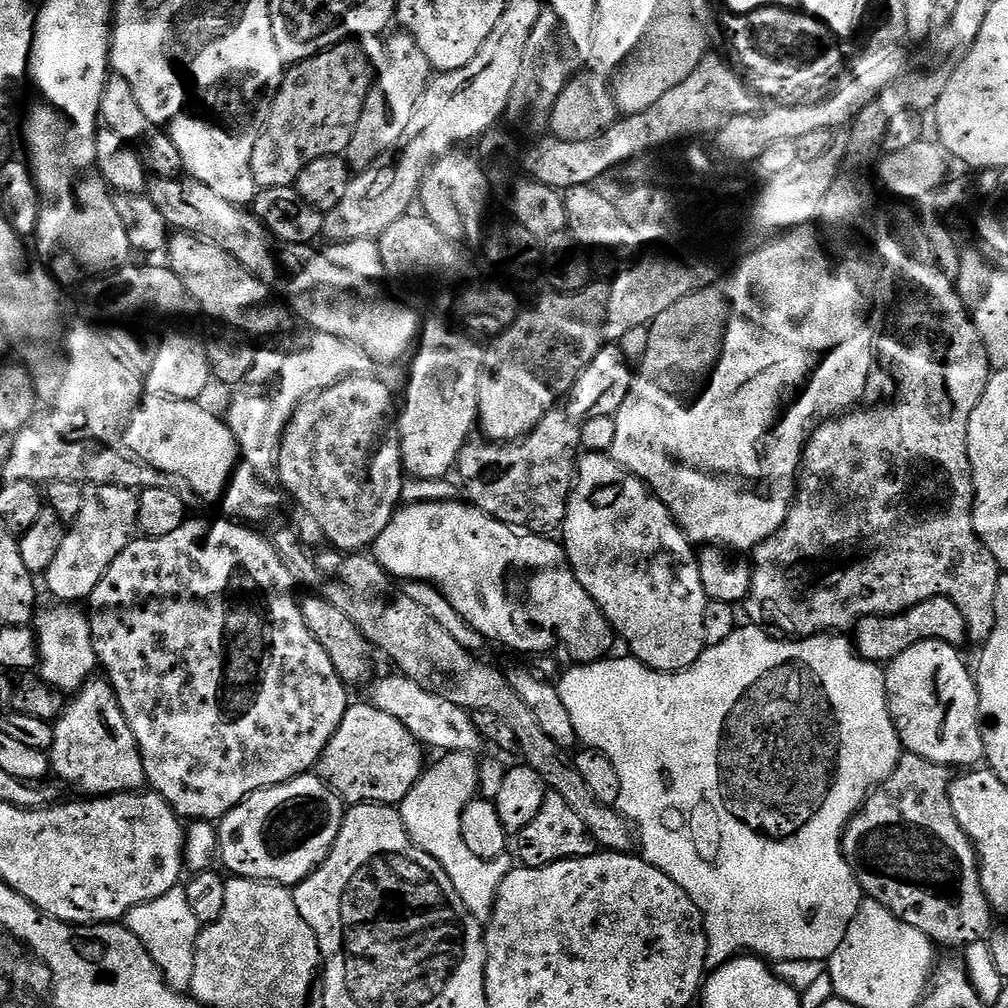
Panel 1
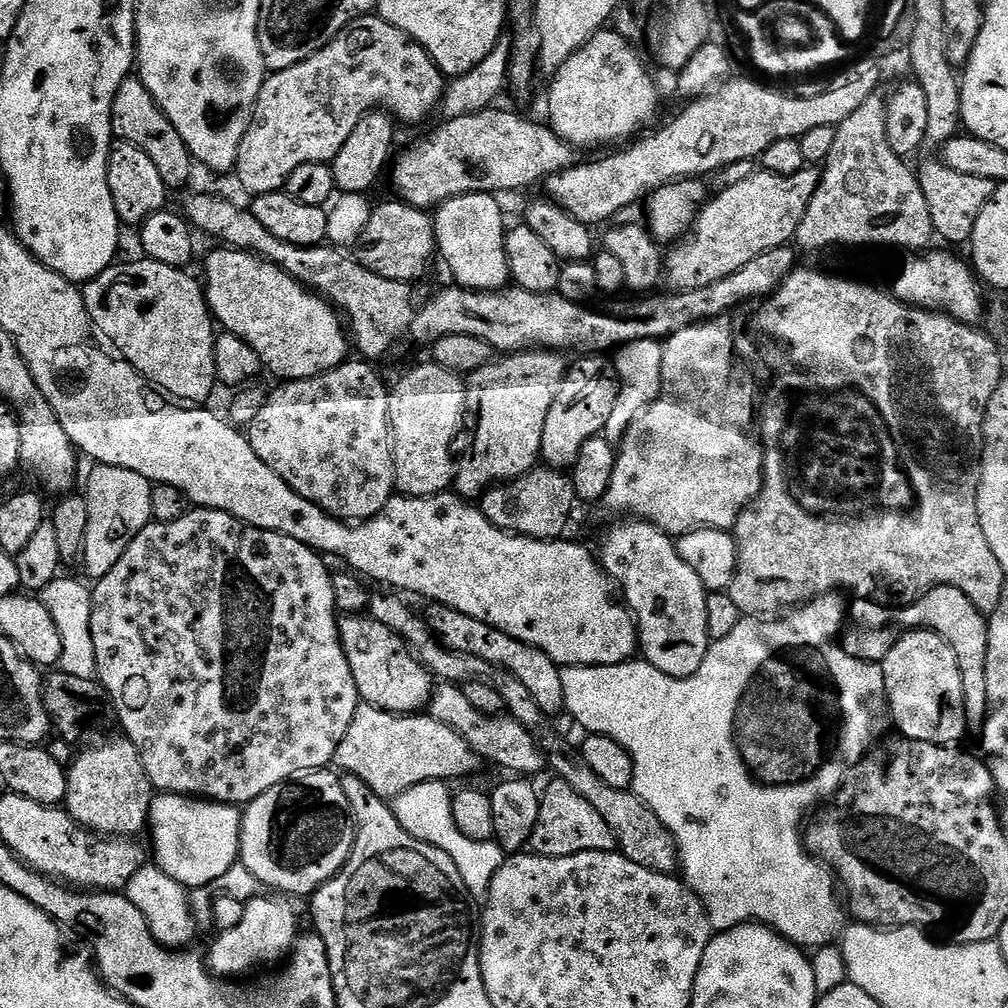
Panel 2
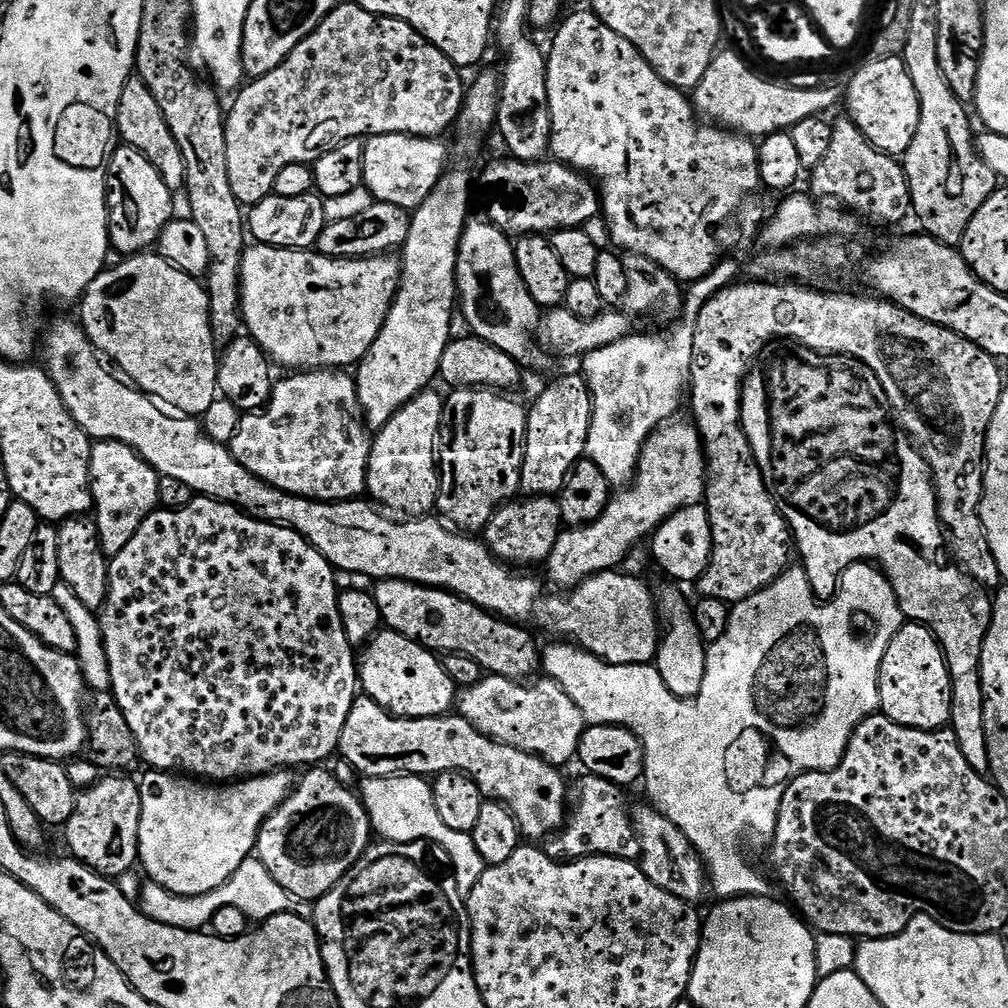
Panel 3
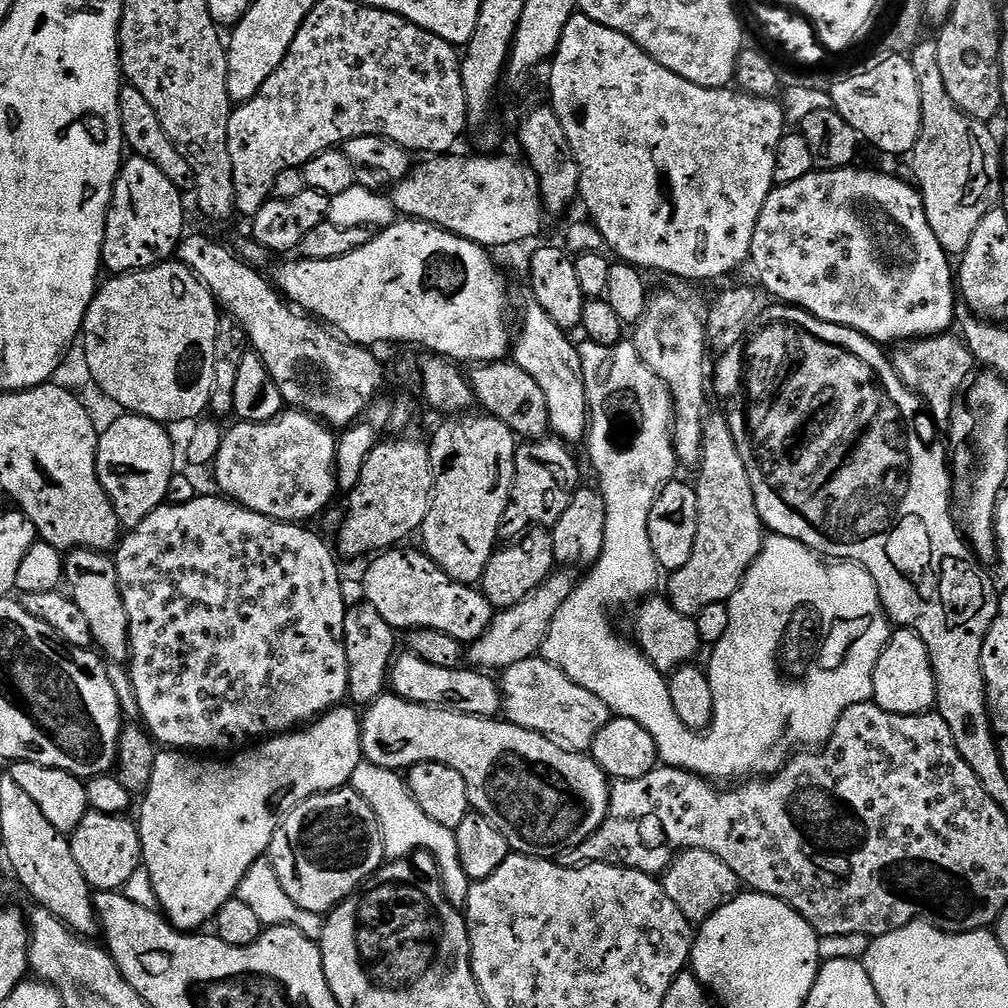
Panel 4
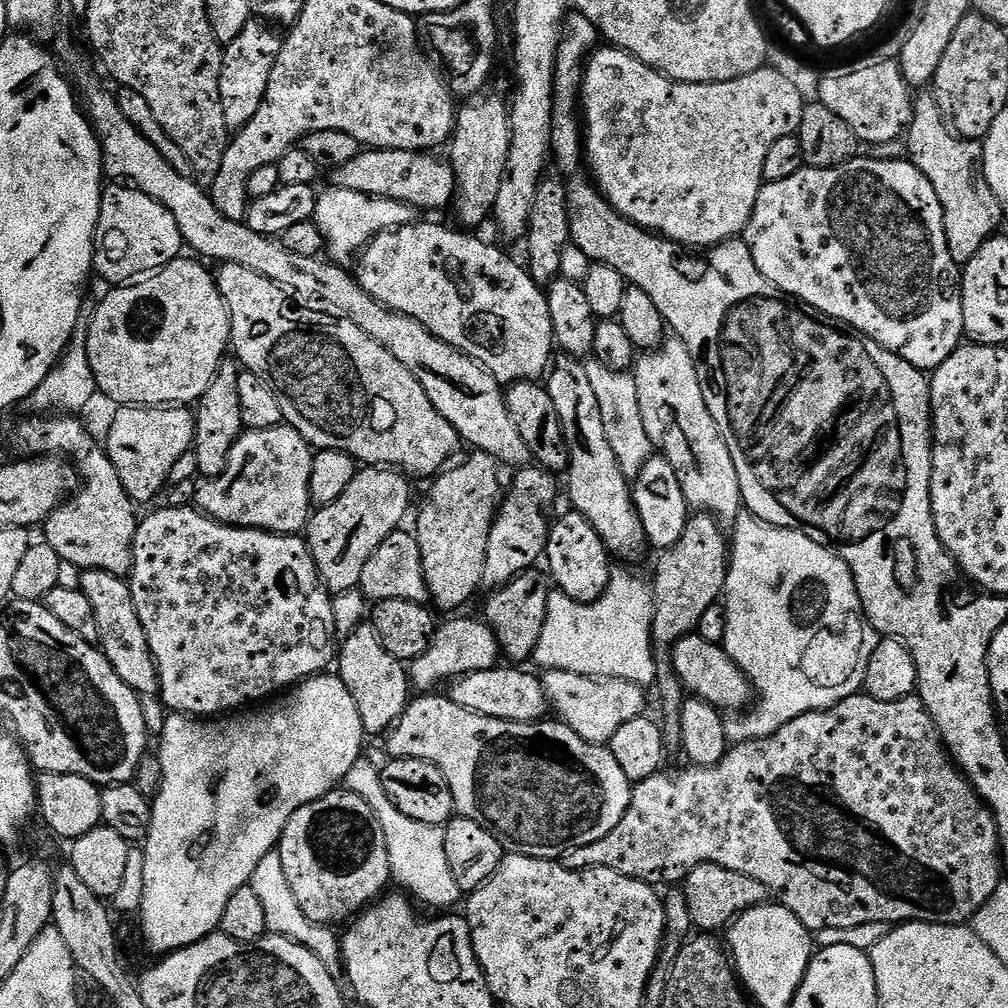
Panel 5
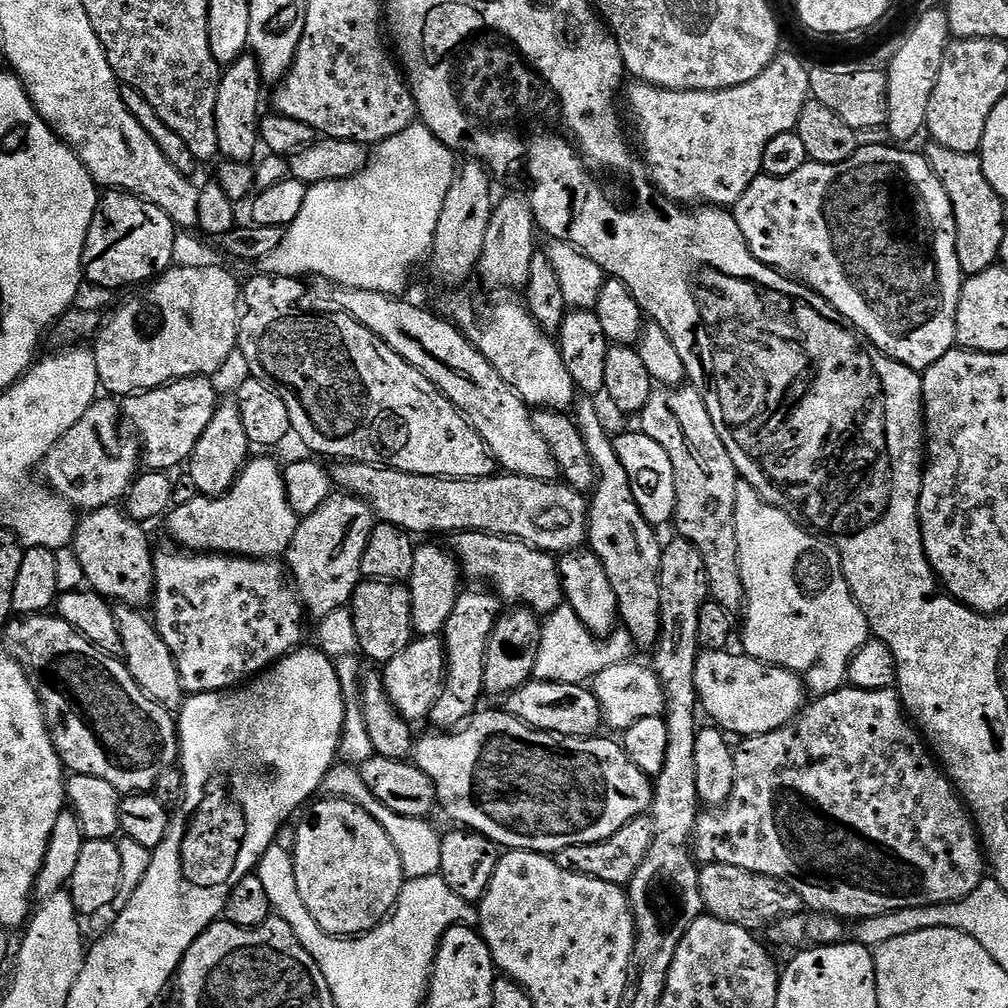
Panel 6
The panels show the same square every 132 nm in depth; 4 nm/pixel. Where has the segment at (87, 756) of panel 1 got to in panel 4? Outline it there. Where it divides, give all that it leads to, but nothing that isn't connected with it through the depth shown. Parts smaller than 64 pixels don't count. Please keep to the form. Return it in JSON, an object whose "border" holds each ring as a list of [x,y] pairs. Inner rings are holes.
{"border":[[[89,811],[78,826],[70,833],[74,862],[93,890],[115,892],[123,889],[124,883],[142,866],[140,850],[140,829],[135,819],[128,820],[127,815],[111,816],[101,812]]]}

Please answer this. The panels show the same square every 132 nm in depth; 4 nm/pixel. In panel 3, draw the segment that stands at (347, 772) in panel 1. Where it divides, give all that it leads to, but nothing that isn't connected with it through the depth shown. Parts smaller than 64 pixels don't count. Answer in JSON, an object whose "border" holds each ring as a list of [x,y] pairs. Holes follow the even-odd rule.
{"border":[[[360,694],[357,695],[354,706],[350,710],[350,714],[346,714],[346,726],[342,726],[342,738],[340,739],[340,747],[338,749],[339,755],[342,757],[343,763],[349,764],[356,769],[361,777],[371,778],[373,776],[423,776],[425,778],[435,778],[442,772],[464,772],[471,778],[478,786],[478,790],[490,800],[497,800],[498,803],[504,804],[509,810],[510,814],[514,814],[514,818],[520,827],[521,837],[530,839],[532,842],[540,842],[543,836],[548,836],[559,833],[566,823],[566,813],[570,808],[570,796],[568,800],[568,784],[564,781],[564,776],[559,767],[554,764],[547,764],[547,762],[540,756],[531,756],[522,750],[514,750],[514,746],[506,746],[500,744],[496,740],[491,740],[489,736],[483,736],[469,720],[463,720],[459,714],[449,714],[447,716],[435,716],[434,718],[418,718],[417,720],[401,720],[390,713],[382,706],[378,706],[369,696]]]}

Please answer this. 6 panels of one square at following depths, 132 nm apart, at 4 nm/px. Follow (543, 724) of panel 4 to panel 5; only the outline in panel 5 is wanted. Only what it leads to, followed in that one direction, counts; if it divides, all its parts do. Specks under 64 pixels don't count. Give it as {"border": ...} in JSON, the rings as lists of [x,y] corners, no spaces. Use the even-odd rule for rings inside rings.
{"border":[[[554,670],[543,673],[542,683],[544,692],[548,695],[551,711],[587,744],[611,745],[614,734],[618,734],[619,728],[626,726],[626,722],[634,722],[634,718],[643,716],[646,712],[645,689],[622,678],[602,680],[594,676],[570,674],[566,670]]]}

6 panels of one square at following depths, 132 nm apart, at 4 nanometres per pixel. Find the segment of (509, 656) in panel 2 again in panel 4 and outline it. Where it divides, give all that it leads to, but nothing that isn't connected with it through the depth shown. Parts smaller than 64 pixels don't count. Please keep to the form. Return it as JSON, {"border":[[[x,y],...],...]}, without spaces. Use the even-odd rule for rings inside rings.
{"border":[[[408,547],[389,548],[367,561],[363,599],[397,630],[438,630],[465,646],[477,640],[490,626],[494,615],[492,604],[479,587],[450,578],[424,551],[415,552]]]}

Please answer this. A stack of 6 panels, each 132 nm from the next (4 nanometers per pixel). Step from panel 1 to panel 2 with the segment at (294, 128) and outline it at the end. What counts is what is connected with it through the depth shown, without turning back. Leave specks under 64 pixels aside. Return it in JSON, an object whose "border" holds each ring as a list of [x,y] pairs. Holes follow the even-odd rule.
{"border":[[[378,14],[360,16],[351,20],[325,48],[286,70],[272,72],[265,79],[256,99],[252,124],[238,150],[234,176],[240,179],[249,197],[279,192],[298,166],[331,162],[338,150],[346,146],[346,138],[354,134],[354,126],[373,109],[387,110],[399,123],[401,120],[404,124],[420,124],[435,108],[437,111],[441,107],[445,87],[444,73],[421,44],[415,44],[398,26],[390,26]]]}

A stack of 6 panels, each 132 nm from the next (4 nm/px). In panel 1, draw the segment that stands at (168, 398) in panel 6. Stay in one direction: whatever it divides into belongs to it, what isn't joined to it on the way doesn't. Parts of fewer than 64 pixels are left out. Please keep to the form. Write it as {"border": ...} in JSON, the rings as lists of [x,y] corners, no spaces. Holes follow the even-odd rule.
{"border":[[[96,486],[85,495],[82,502],[82,510],[76,520],[71,521],[70,527],[64,533],[64,541],[58,550],[58,555],[54,557],[54,562],[50,562],[48,571],[43,573],[42,580],[48,583],[48,592],[60,602],[84,602],[88,595],[102,582],[106,570],[126,550],[126,546],[137,535],[138,529],[138,502],[137,493],[131,488],[119,488],[118,486]]]}

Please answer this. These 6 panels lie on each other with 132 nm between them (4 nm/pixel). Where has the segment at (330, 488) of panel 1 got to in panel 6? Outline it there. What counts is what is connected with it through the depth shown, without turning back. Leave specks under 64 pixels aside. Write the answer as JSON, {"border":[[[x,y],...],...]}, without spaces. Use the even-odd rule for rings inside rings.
{"border":[[[252,458],[226,494],[214,497],[198,494],[186,502],[186,506],[173,507],[167,513],[167,520],[169,534],[189,553],[270,560],[287,553],[301,517],[294,514],[288,501],[281,465],[272,460]]]}

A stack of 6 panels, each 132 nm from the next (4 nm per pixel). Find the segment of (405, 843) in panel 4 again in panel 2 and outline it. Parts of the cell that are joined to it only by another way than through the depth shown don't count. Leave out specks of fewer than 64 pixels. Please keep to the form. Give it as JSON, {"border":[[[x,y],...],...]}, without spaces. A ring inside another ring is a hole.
{"border":[[[427,780],[416,784],[410,790],[406,790],[395,797],[392,804],[392,812],[398,818],[398,822],[415,840],[421,840],[432,844],[438,850],[450,854],[454,866],[458,866],[458,874],[462,878],[465,889],[476,896],[483,897],[487,893],[494,874],[503,866],[506,854],[499,844],[492,840],[474,842],[454,826],[452,814],[453,793],[448,792],[449,785],[443,780]]]}

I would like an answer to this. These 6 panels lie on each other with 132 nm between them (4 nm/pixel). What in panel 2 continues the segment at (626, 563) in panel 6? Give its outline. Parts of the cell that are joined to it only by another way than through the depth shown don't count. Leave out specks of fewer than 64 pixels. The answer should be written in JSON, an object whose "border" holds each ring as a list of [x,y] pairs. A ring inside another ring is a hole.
{"border":[[[471,192],[450,198],[434,212],[436,247],[455,283],[475,292],[498,292],[510,284],[506,262],[504,212],[491,192]]]}

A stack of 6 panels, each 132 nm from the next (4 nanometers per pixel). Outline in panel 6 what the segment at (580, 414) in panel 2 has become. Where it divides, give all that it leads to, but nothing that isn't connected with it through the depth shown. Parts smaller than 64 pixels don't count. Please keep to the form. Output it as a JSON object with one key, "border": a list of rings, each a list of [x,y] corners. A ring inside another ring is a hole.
{"border":[[[472,586],[472,589],[461,591],[460,597],[454,602],[454,610],[450,610],[450,618],[446,618],[446,626],[442,633],[444,650],[446,653],[446,671],[444,673],[444,689],[438,694],[438,702],[434,702],[430,717],[431,727],[436,730],[455,730],[465,722],[472,719],[477,711],[480,696],[484,691],[484,659],[486,658],[486,646],[490,634],[494,630],[498,617],[502,612],[502,601],[495,592],[485,590],[483,587]]]}

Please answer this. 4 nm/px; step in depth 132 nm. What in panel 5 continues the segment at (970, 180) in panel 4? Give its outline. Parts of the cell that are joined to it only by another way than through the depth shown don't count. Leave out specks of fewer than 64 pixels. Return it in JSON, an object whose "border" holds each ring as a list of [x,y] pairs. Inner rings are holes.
{"border":[[[930,94],[920,95],[915,97],[912,105],[912,121],[906,133],[906,156],[915,168],[930,178],[934,194],[938,194],[938,202],[942,202],[950,258],[955,264],[963,266],[970,262],[970,258],[974,258],[974,254],[978,254],[978,250],[982,250],[982,242],[1001,231],[1000,223],[1006,220],[1006,213],[984,177],[983,143],[957,136],[945,120],[942,110],[938,110],[935,98]]]}

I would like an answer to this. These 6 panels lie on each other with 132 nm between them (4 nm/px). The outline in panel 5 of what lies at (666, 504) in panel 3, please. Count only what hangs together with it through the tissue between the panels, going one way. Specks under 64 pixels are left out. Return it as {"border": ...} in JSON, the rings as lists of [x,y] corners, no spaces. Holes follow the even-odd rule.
{"border":[[[448,618],[448,620],[439,625],[434,634],[434,638],[430,642],[430,646],[426,650],[426,654],[422,654],[417,660],[411,661],[408,668],[408,679],[411,687],[417,693],[428,694],[439,684],[447,685],[453,680],[459,680],[461,676],[468,676],[472,672],[481,672],[482,670],[490,670],[497,667],[498,661],[501,659],[502,653],[496,635],[493,634],[491,628],[484,623],[483,619],[476,620],[452,620],[456,618]]]}

